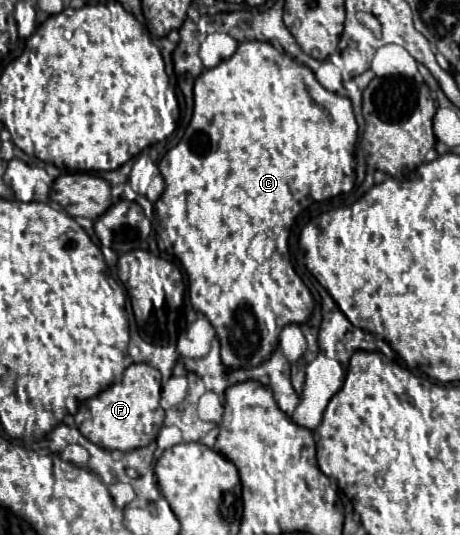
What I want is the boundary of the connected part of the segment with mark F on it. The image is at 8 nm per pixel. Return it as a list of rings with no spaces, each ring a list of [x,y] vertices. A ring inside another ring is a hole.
[[[133,363],[123,373],[123,383],[111,385],[107,391],[91,397],[89,403],[79,407],[75,421],[79,431],[95,445],[107,451],[131,451],[137,447],[147,447],[155,441],[157,431],[163,427],[165,411],[159,405],[161,399],[161,373],[145,363]],[[79,413],[83,413],[83,421],[79,423]]]

